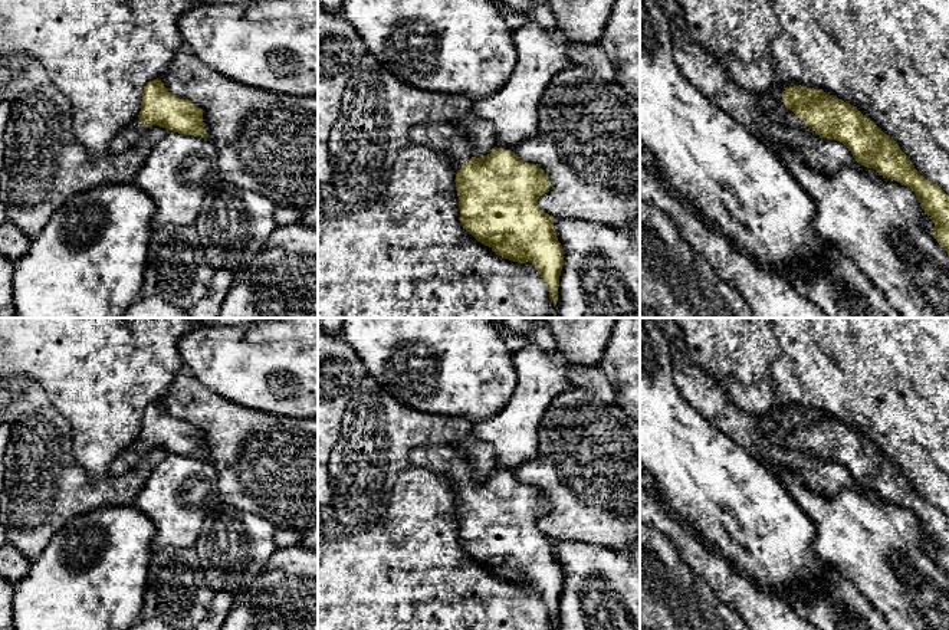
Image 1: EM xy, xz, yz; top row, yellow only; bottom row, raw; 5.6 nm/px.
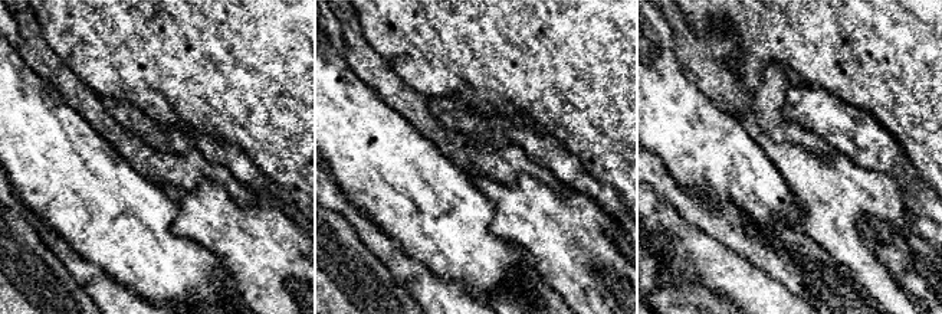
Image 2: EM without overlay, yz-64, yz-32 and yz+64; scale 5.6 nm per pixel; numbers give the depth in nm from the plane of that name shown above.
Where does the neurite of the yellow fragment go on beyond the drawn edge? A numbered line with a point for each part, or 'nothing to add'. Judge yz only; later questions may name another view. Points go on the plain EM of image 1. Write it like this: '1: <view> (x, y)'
1: yz (778, 435)

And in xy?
1: xy (134, 453)

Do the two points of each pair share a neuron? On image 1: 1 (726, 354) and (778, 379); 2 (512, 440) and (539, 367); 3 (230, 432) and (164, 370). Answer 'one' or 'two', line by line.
1: one
2: one
3: two

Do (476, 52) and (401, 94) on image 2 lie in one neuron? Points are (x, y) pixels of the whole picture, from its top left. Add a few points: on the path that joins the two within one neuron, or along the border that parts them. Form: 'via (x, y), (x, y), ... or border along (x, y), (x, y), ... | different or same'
border along (390, 64), (406, 82), (427, 98) | different

